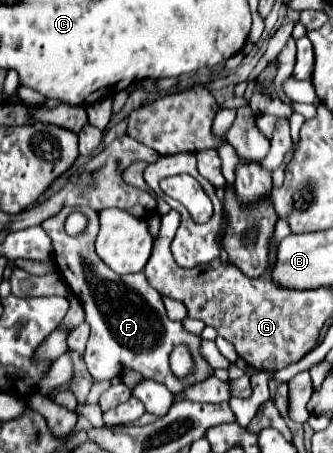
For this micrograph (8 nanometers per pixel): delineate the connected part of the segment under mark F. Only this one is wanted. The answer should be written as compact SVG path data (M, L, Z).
M64 207L58 215L52 219L46 219L42 223L42 229L48 233L48 237L54 243L54 259L56 265L60 267L60 275L68 283L68 287L74 291L74 295L82 301L84 311L86 311L86 321L90 323L90 339L88 339L88 353L84 353L86 367L90 375L96 381L110 381L118 377L122 371L140 371L144 379L158 381L166 385L172 395L182 393L188 385L188 379L174 379L170 365L168 365L168 355L170 351L180 345L188 343L192 349L192 357L196 359L196 373L198 383L210 379L214 375L214 369L206 363L202 355L196 357L196 351L200 351L200 335L188 333L182 323L176 323L168 319L164 303L160 293L148 283L146 275L142 273L132 273L132 275L118 275L108 269L108 265L98 259L94 251L94 241L98 235L98 213L88 209L88 231L80 235L80 239L70 239L70 235L64 231L64 219L74 211L76 207Z

